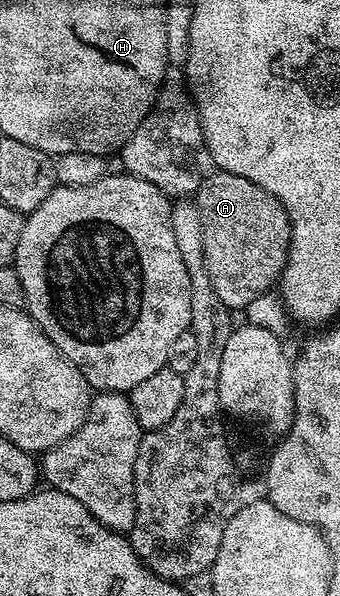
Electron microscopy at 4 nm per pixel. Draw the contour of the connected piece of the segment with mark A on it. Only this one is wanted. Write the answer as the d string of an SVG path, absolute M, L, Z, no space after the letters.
M218 169L203 178L193 202L201 213L209 281L226 307L246 309L249 301L268 294L278 284L287 264L287 246L291 243L287 211L261 185Z

